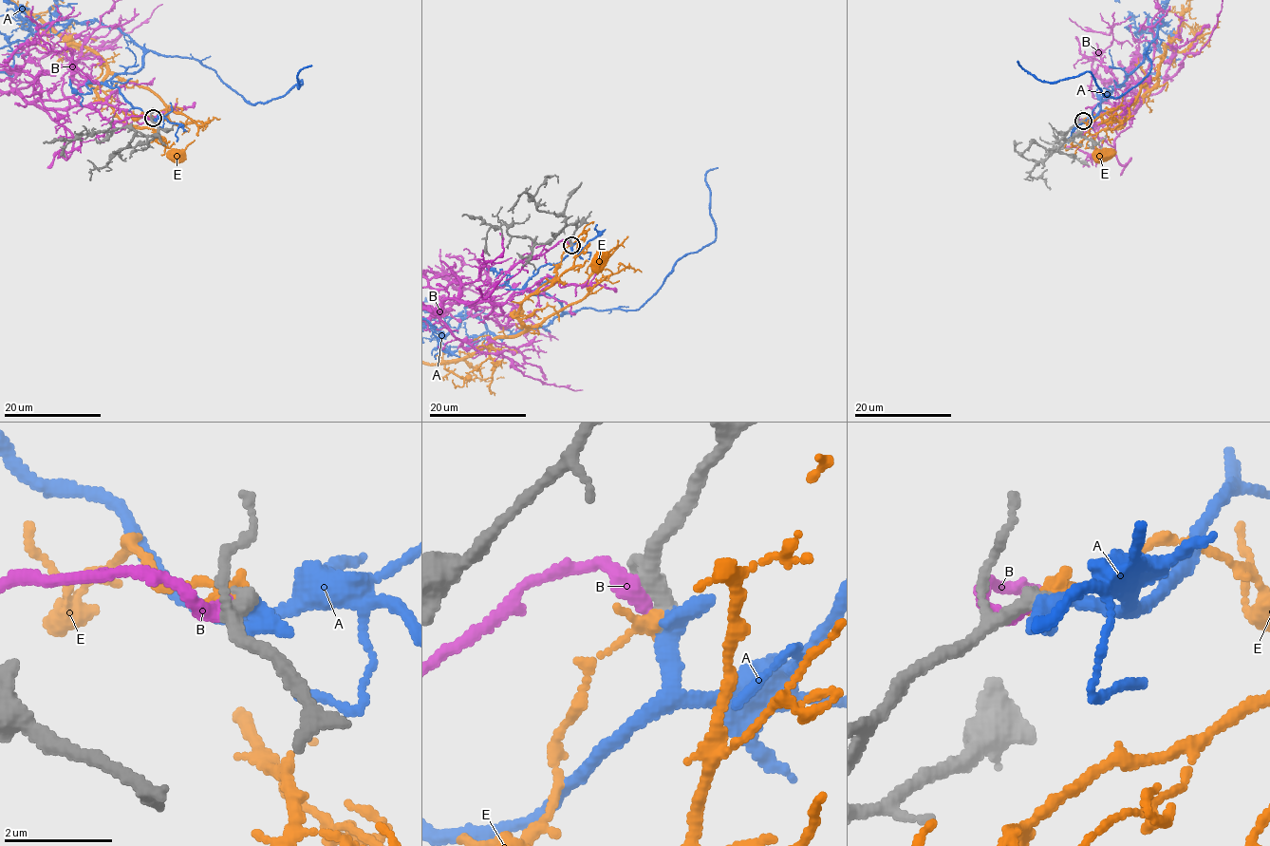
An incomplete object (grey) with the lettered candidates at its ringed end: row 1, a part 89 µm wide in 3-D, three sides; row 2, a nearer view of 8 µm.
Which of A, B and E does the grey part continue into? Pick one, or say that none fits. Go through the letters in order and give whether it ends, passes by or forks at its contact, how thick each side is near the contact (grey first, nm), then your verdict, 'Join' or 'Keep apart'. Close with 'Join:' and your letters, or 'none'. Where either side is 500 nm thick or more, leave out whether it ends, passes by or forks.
A: It ends there. Thickness 240 nm (grey) against 440 nm. Join
B: It ends there. Thickness 280 nm (grey) against 340 nm. Keep apart
E: It ends there. Thickness 240 nm (grey) against 300 nm. Keep apart
Join: A

